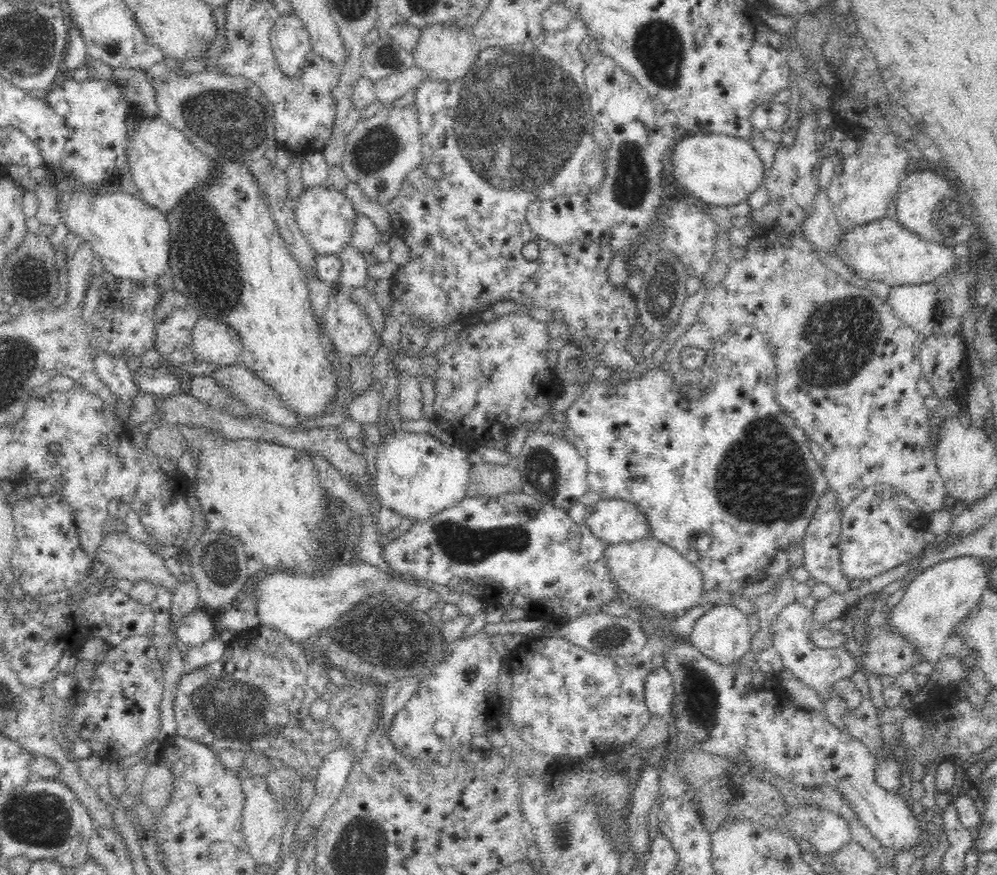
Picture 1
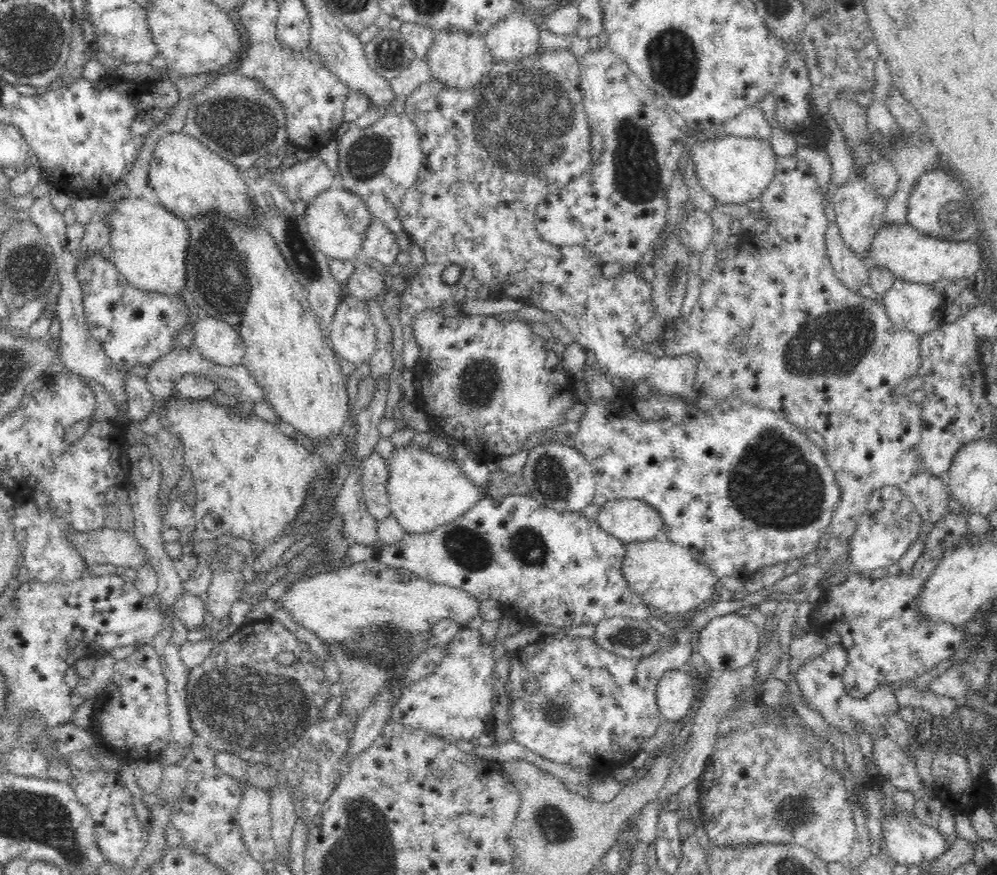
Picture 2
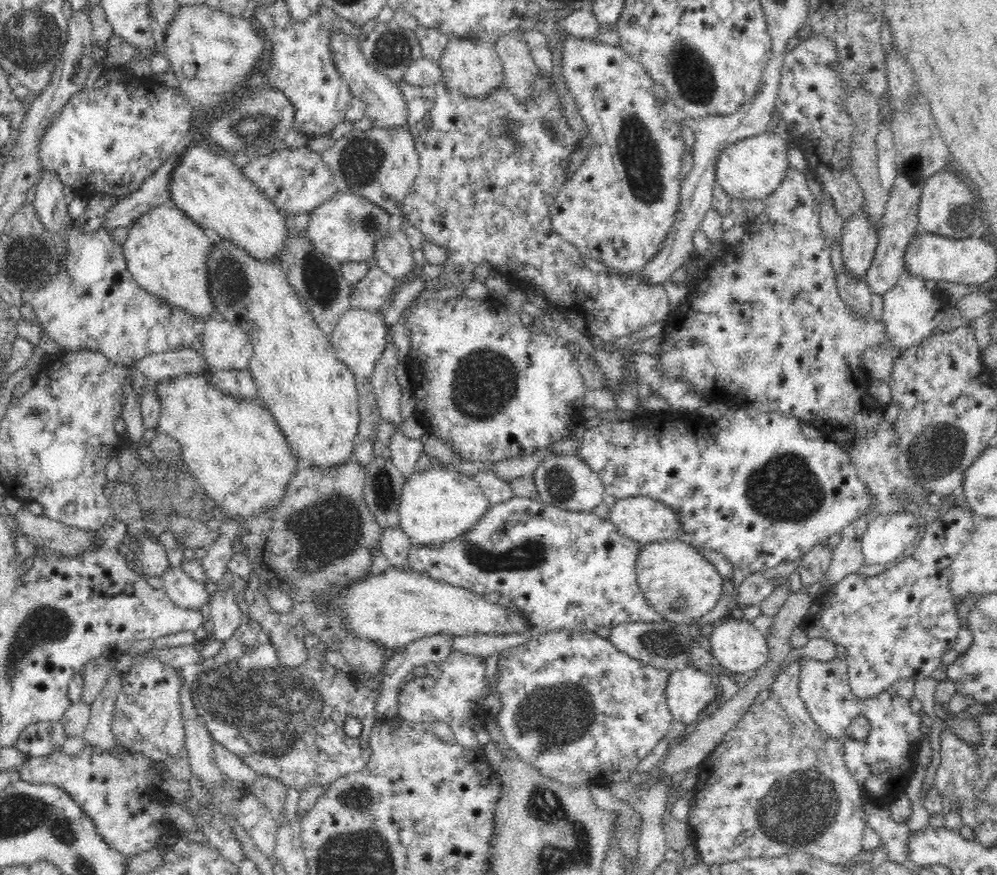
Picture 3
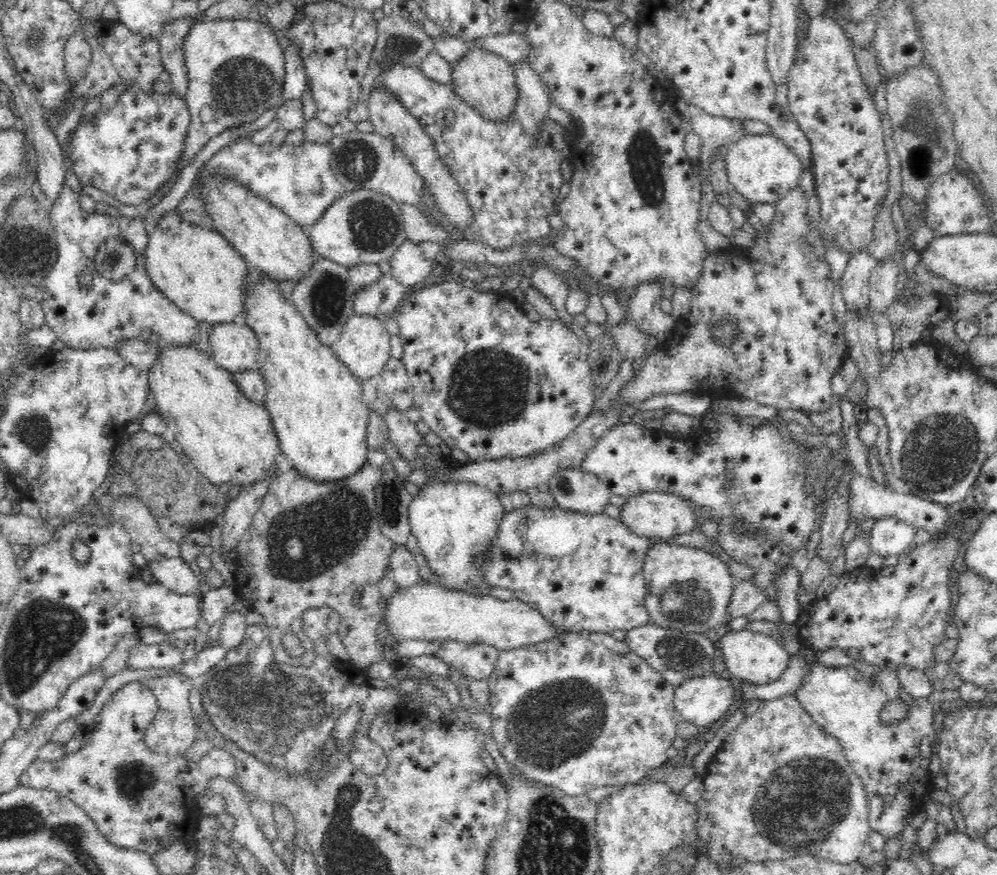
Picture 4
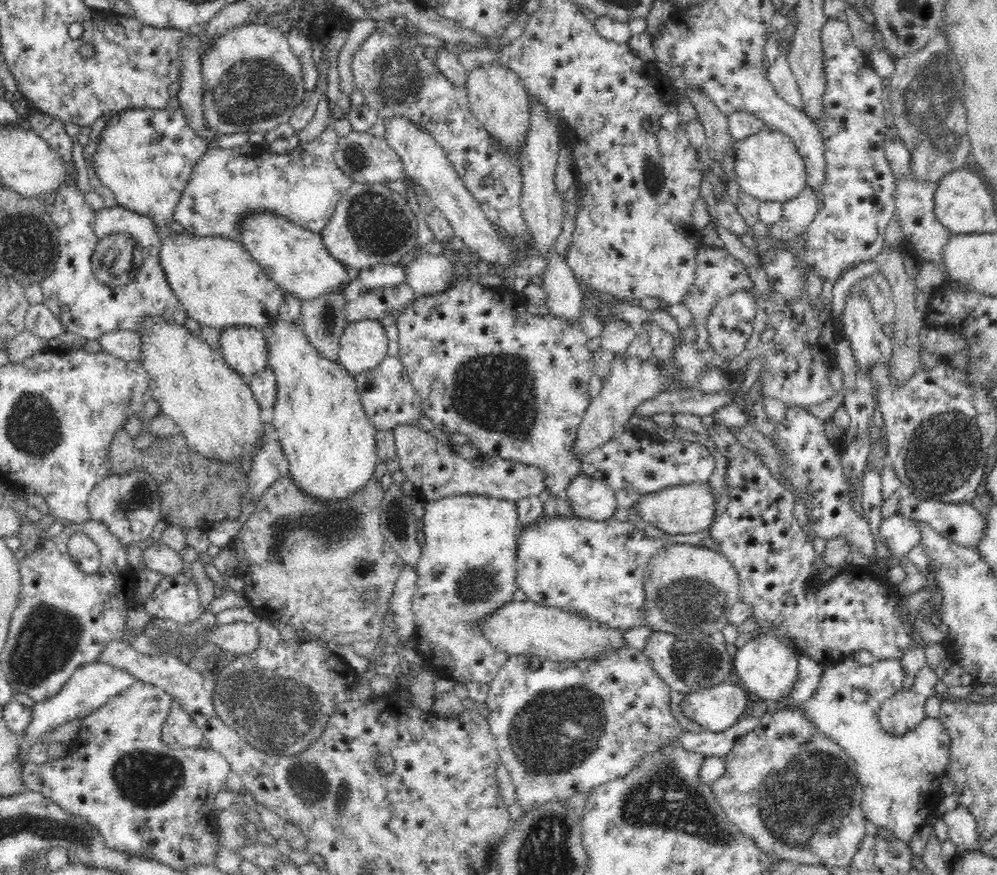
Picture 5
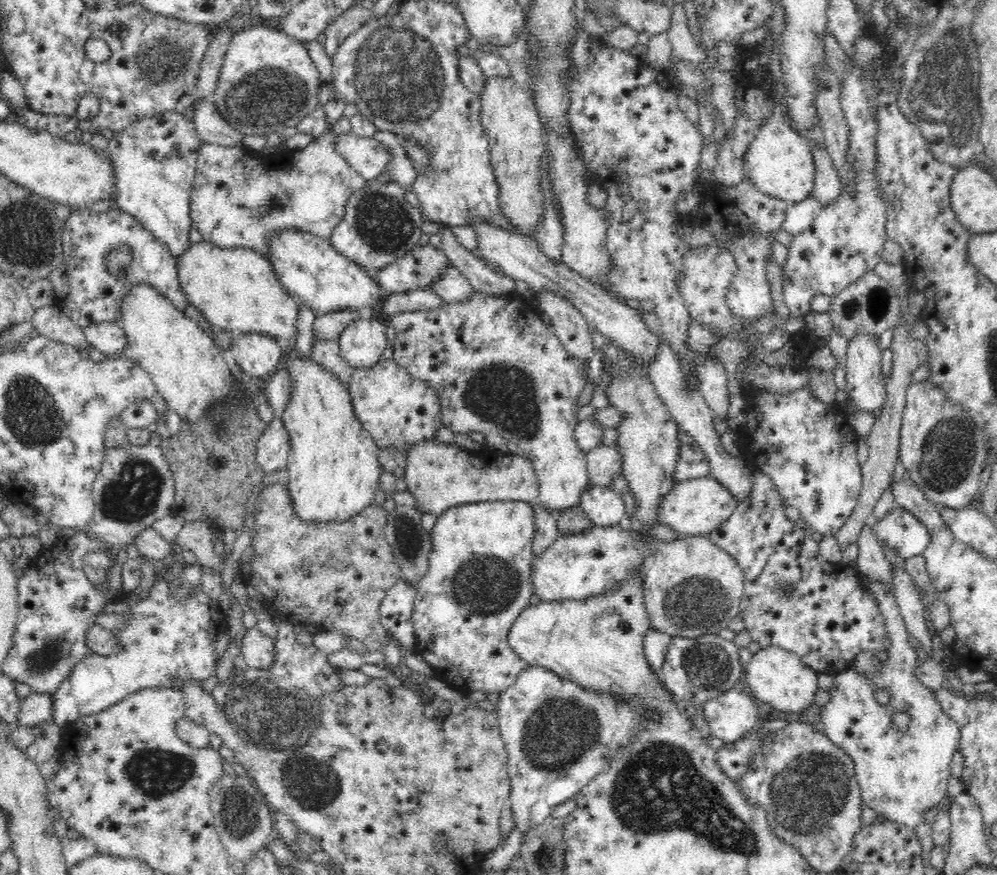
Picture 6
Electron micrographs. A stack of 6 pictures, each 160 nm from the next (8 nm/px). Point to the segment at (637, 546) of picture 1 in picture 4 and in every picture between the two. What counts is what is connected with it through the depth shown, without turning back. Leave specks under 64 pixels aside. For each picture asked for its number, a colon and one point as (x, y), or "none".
2: (663, 575)
3: (676, 580)
4: (689, 590)

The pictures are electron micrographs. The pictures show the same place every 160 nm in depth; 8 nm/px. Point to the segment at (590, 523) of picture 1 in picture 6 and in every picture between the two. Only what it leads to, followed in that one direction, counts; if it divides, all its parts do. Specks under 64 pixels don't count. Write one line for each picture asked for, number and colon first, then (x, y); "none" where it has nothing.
2: (629, 520)
3: (642, 519)
4: (653, 515)
5: (687, 509)
6: (695, 507)

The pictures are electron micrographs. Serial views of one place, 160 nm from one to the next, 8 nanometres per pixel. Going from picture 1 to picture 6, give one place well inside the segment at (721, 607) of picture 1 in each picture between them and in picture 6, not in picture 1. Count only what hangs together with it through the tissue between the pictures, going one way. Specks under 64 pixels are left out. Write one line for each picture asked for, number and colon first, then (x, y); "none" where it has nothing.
2: (728, 642)
3: (739, 647)
4: (754, 657)
5: (767, 668)
6: (776, 676)

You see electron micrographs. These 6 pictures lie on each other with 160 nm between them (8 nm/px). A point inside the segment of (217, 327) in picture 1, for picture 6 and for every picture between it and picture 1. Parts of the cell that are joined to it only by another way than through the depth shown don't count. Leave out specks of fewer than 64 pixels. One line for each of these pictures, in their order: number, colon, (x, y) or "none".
2: (219, 342)
3: (227, 346)
4: (235, 347)
5: (244, 348)
6: (257, 354)

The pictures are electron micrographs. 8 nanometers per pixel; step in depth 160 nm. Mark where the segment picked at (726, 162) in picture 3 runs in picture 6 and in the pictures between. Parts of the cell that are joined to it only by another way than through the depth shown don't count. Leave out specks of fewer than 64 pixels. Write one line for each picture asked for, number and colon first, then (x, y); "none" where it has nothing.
4: (762, 168)
5: (768, 166)
6: (778, 162)

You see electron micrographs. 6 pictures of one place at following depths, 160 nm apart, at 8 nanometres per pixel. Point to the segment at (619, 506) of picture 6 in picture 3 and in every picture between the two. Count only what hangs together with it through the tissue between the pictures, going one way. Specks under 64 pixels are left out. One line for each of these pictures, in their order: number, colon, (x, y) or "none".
3: (566, 482)
4: (574, 490)
5: (590, 498)

